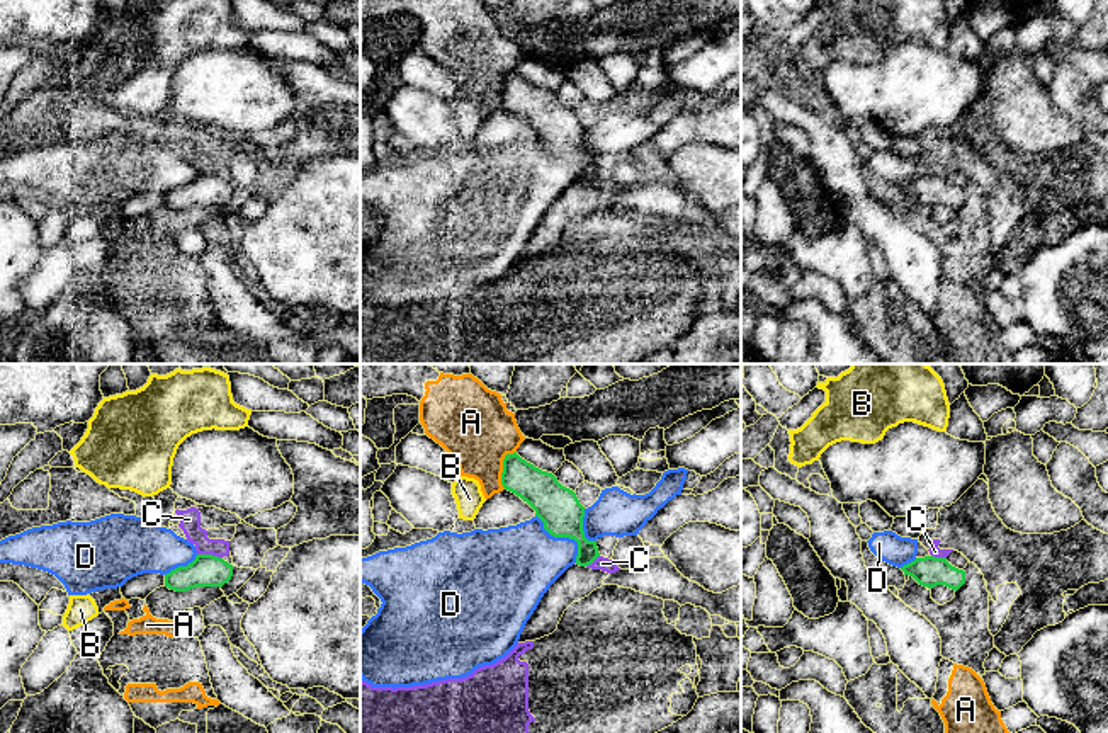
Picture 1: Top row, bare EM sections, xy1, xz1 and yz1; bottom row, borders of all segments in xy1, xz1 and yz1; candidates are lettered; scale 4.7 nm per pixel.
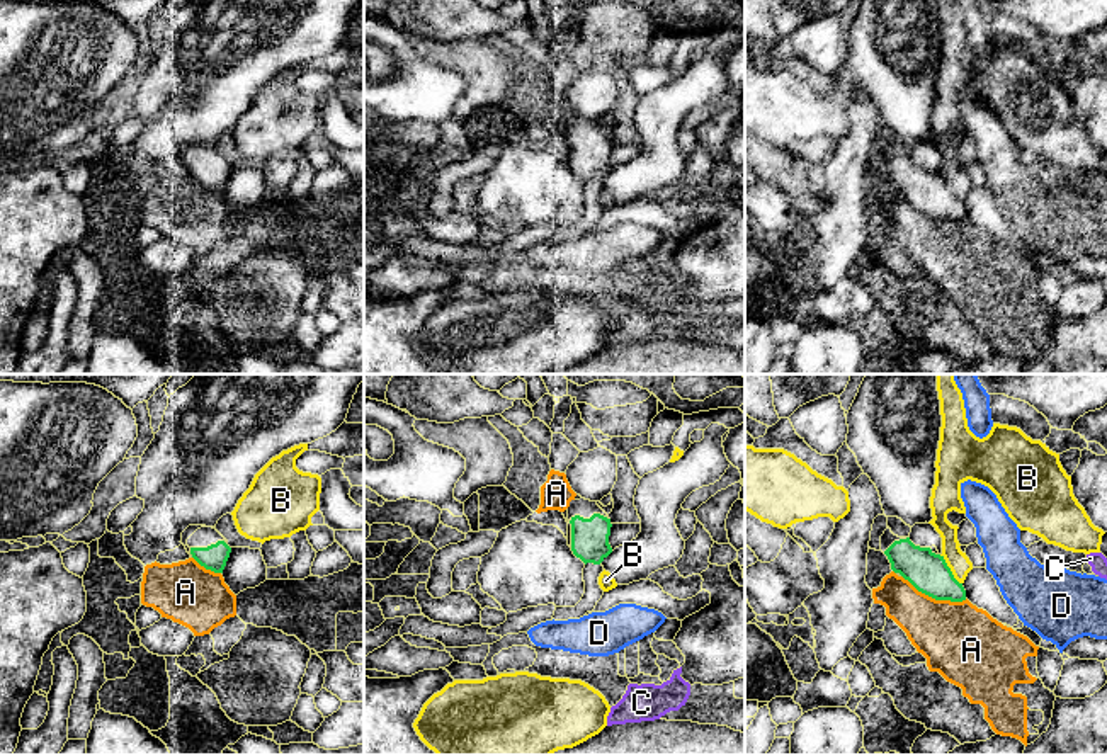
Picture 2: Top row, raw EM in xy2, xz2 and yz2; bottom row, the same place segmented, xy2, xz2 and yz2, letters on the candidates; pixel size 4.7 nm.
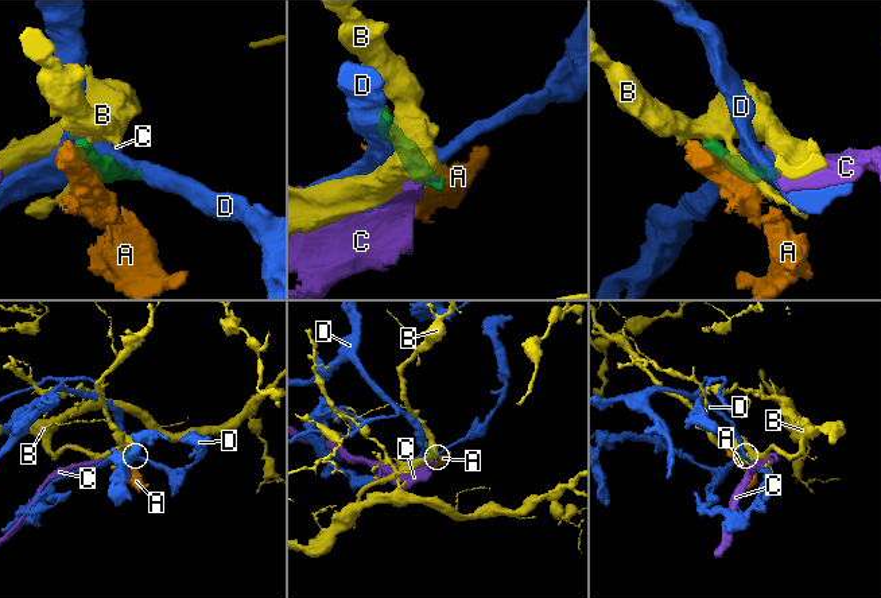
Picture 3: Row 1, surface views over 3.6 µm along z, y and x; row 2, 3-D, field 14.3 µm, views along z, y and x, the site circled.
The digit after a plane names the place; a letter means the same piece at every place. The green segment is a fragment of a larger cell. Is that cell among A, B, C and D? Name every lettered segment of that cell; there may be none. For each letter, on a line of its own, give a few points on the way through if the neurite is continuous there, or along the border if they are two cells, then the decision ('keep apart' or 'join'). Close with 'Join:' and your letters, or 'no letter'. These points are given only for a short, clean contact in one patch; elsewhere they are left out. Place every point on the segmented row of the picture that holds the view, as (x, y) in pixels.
A: keep apart
B: along yz2 (939, 555), (961, 584) | keep apart
C: along xy1 (197, 553), (211, 553), (221, 558) | keep apart
D: along xz1 (536, 514), (551, 534), (568, 536), (576, 543), (576, 562) | keep apart
Join: no letter

